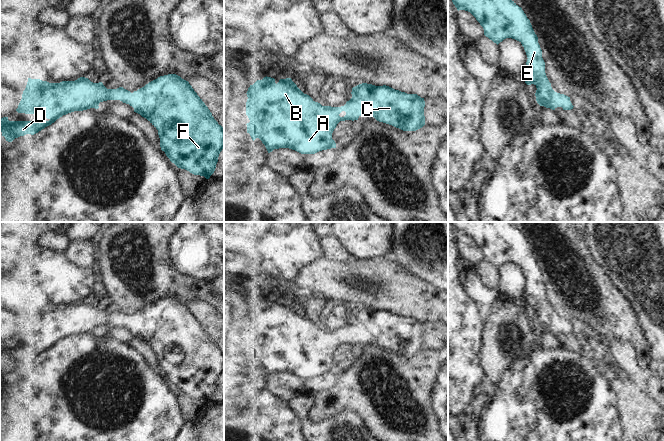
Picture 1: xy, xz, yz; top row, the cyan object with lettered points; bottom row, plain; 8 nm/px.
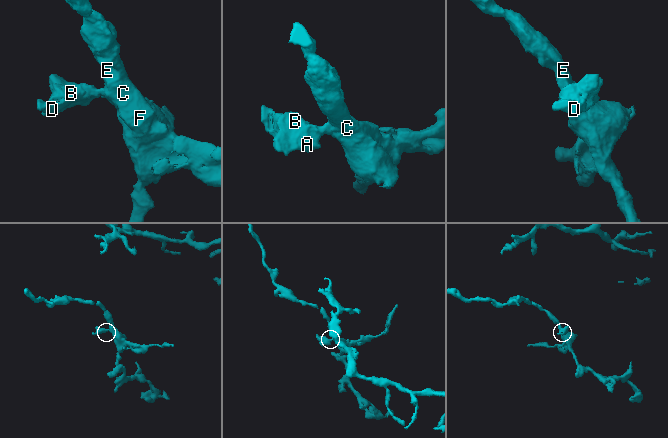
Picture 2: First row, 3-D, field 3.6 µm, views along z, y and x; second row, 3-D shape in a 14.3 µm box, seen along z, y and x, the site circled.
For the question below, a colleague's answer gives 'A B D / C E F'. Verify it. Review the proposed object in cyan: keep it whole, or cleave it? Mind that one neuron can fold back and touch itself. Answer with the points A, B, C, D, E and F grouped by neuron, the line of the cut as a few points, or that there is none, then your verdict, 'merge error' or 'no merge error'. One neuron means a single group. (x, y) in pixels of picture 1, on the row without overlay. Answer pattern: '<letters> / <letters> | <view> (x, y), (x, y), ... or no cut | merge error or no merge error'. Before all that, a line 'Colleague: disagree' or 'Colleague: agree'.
Colleague: disagree
A B C D E F | no cut | no merge error

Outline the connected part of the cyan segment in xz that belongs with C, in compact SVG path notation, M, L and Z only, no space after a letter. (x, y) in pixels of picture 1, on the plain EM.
M264 301L250 309L247 315L246 339L250 346L247 347L247 357L252 364L259 362L265 369L268 377L274 373L289 372L301 378L315 378L322 374L336 372L336 367L332 363L332 357L340 345L358 344L360 340L374 341L377 345L392 349L403 355L416 355L425 349L424 322L417 318L407 318L395 314L389 310L375 310L362 307L352 312L352 322L341 331L322 330L315 326L309 319L304 318L291 302L280 303L276 308L275 303Z

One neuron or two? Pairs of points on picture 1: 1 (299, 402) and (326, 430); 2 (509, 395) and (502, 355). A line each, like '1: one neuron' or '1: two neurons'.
1: one neuron
2: two neurons

